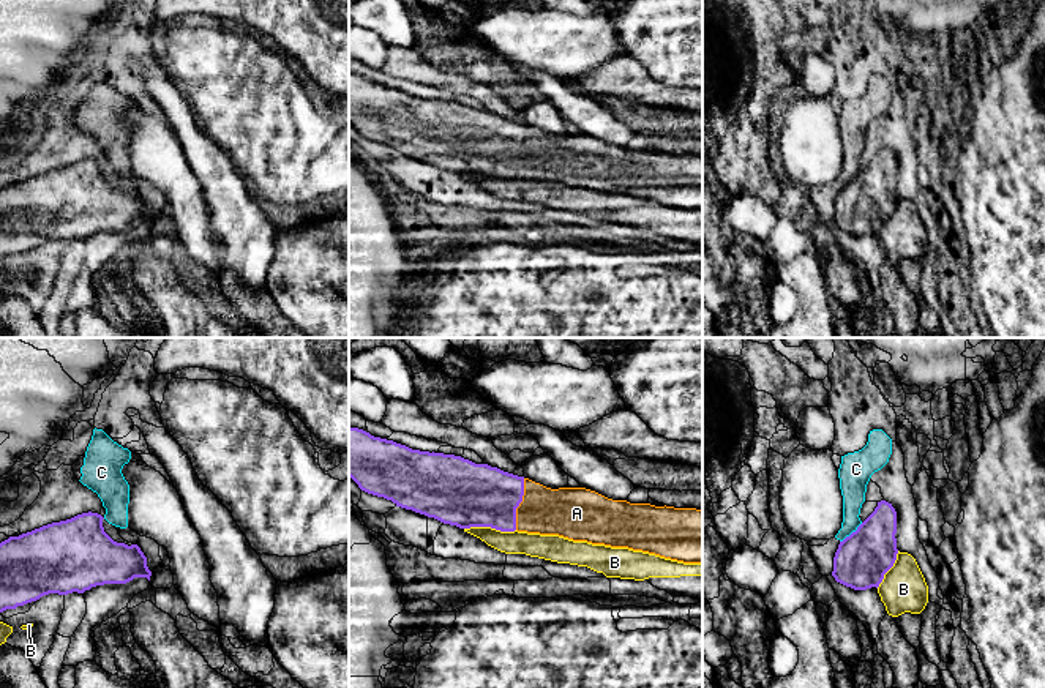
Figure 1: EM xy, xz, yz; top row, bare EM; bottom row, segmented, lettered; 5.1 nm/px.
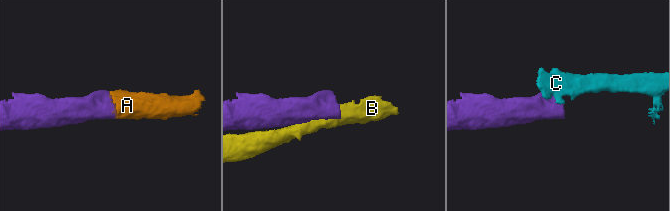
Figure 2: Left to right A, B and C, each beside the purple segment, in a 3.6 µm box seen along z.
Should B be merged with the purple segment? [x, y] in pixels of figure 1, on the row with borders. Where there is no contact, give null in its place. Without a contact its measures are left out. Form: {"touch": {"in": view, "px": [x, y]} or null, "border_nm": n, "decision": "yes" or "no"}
{"touch": {"in": "xz", "px": [490, 526]}, "border_nm": 260, "decision": "no"}

